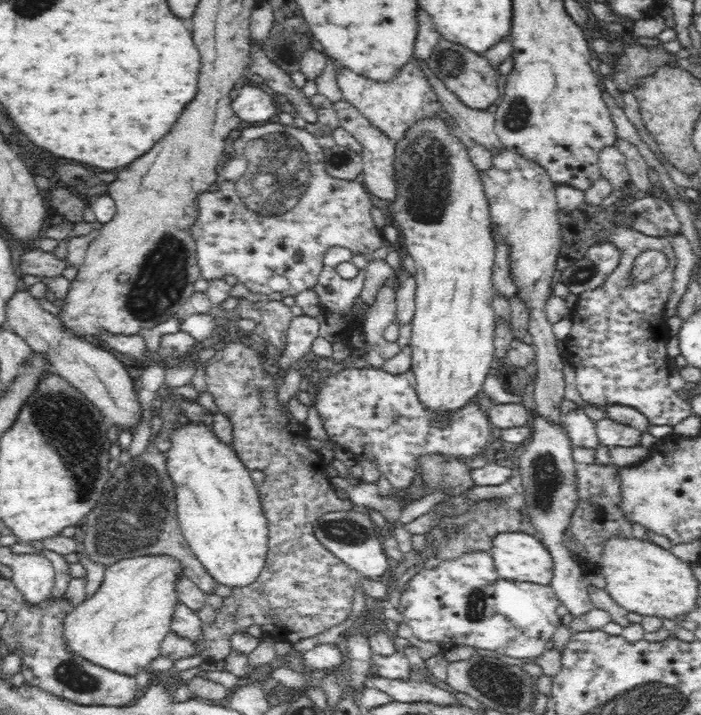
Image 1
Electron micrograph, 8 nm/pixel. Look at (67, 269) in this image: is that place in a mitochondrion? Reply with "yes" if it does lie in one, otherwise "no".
no

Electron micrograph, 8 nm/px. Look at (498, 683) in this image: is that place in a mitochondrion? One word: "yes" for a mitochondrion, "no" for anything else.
yes

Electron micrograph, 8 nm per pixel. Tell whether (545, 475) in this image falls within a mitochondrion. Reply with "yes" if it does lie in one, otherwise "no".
yes

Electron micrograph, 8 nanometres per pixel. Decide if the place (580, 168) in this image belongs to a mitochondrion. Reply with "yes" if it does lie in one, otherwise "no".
no

